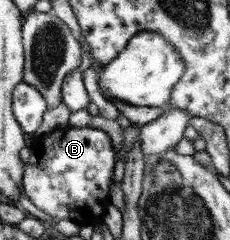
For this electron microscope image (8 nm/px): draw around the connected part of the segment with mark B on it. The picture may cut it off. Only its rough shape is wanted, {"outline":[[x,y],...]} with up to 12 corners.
{"outline":[[102,129],[36,136],[26,196],[52,218],[102,219],[116,171]]}

